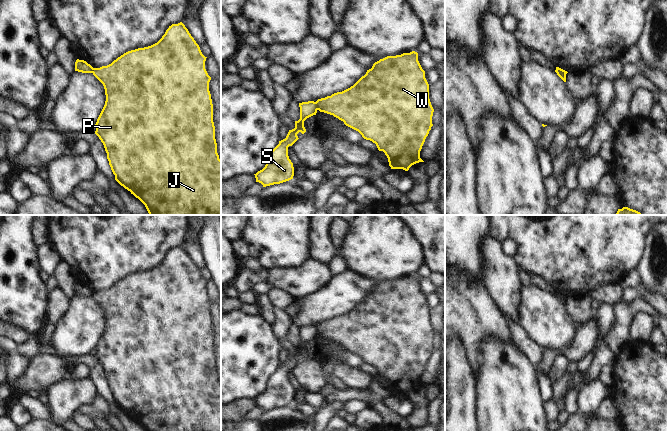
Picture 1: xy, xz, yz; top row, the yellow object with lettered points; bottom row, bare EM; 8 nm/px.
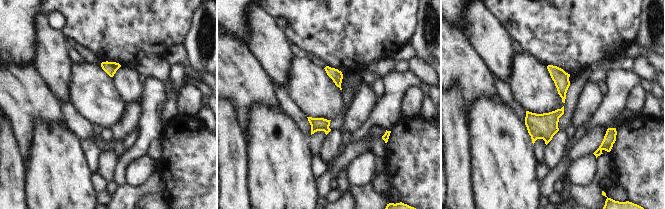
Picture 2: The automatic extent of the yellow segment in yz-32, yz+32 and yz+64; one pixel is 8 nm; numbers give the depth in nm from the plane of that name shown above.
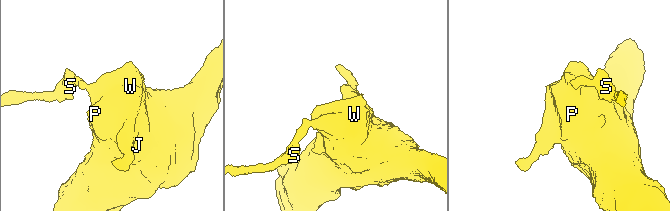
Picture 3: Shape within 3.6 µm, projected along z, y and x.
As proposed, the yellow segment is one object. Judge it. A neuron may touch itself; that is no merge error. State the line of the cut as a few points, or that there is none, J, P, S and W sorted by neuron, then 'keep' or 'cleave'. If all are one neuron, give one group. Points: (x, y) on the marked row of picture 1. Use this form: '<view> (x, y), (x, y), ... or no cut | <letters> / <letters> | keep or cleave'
xz (315, 102), (318, 109) | J P W / S | cleave

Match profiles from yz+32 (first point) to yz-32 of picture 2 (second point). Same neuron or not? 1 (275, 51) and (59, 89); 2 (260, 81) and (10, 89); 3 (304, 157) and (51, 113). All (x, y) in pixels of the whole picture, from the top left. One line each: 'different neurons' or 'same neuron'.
1: same neuron
2: same neuron
3: different neurons

